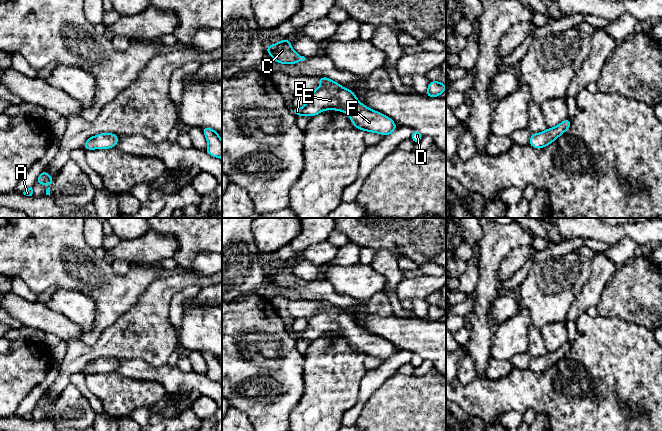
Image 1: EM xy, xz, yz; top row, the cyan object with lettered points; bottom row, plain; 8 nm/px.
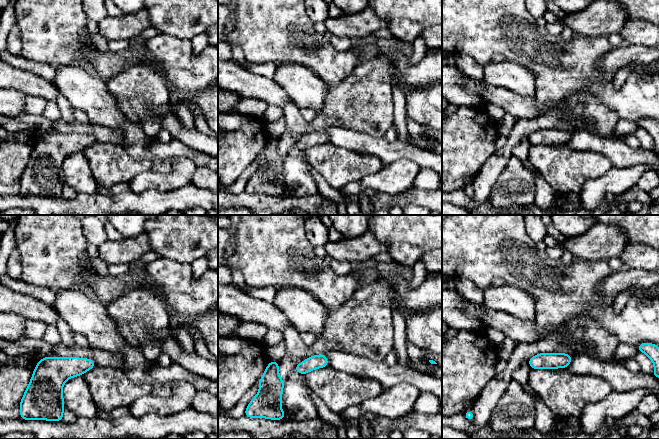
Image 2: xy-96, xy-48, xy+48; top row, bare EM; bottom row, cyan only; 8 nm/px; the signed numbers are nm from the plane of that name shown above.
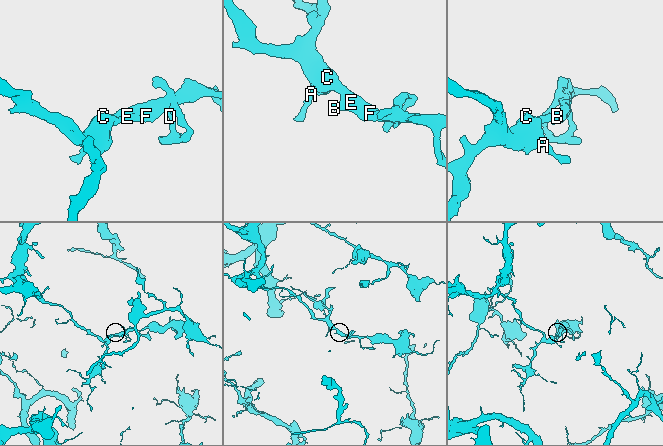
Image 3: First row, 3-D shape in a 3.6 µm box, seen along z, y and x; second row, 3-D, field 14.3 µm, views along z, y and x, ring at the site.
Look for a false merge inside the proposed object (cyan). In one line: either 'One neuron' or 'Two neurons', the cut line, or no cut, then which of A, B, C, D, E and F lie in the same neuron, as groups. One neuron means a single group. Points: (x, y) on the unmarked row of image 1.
One neuron. No split. Groups: A B C D E F

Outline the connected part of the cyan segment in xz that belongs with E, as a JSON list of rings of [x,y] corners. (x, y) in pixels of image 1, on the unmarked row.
[[[317,301],[322,308],[308,319],[308,326],[302,332],[291,332],[296,340],[314,341],[324,334],[345,336],[354,351],[366,356],[382,359],[392,358],[396,347],[388,340],[360,327],[355,316],[342,311],[328,301]]]

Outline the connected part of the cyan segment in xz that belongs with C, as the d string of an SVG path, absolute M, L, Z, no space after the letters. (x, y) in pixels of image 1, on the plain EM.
M289 263L280 264L276 268L268 269L266 276L280 288L295 288L306 283L293 274L291 264Z

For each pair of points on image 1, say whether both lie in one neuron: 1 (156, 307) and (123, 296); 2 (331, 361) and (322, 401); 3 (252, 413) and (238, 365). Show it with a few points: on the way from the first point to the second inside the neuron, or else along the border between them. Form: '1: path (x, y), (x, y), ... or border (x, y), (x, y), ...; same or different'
1: border (152, 282), (138, 300), (120, 316); different
2: path (330, 371), (329, 391); same
3: path (275, 407), (289, 392), (268, 367), (261, 366); same

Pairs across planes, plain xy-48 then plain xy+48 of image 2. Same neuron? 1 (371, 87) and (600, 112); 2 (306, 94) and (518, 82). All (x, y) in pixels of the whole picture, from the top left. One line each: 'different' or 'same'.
1: same
2: same

